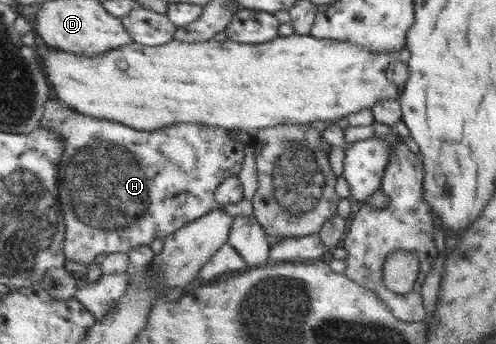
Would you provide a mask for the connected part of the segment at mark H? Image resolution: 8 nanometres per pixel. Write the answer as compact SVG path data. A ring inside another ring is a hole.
M51 98L49 102L47 102L42 127L56 131L65 138L65 154L63 154L63 160L59 162L58 181L59 198L65 204L63 211L67 224L65 255L67 259L81 263L84 266L92 264L94 260L96 260L96 256L102 254L102 252L108 255L117 252L129 253L138 245L148 246L150 242L154 242L154 240L158 240L158 238L163 240L166 236L176 233L177 230L190 224L190 222L197 221L198 218L204 217L205 214L221 208L222 206L217 202L218 187L226 178L238 176L238 174L242 172L244 156L246 156L245 144L232 138L229 135L229 130L220 126L182 122L172 126L165 126L165 128L156 131L136 130L134 127L126 126L126 123L120 124L120 122L114 122L110 119L94 118L78 113L56 98Z

